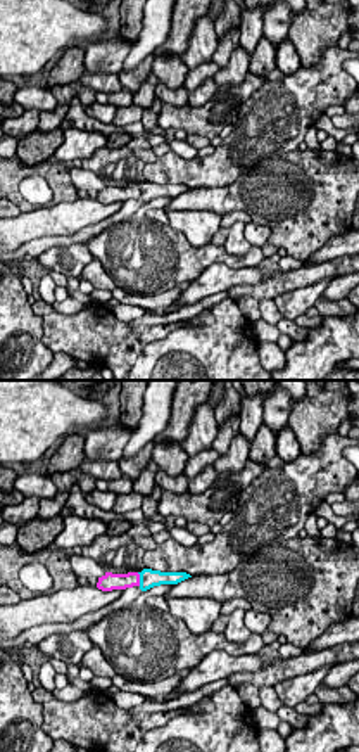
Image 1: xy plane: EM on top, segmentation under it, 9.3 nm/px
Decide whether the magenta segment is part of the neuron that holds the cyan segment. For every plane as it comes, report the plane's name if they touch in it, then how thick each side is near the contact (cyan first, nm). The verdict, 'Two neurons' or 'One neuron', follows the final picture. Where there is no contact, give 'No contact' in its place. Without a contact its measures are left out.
Touches cyan in xy. Thickness 170 nm (cyan) against 160 nm

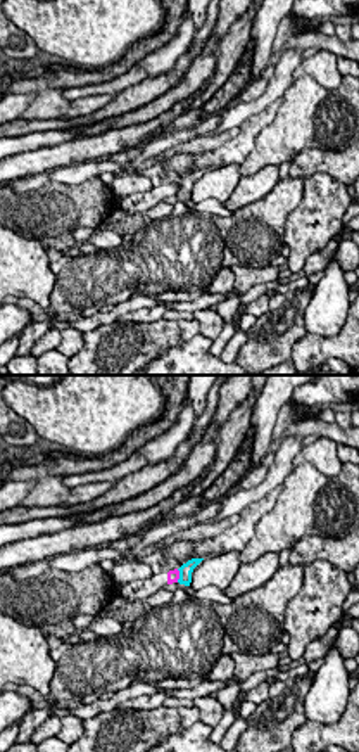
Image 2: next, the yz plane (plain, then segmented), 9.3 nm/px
Touches cyan in yz. Thickness 130 nm (cyan) against 120 nm

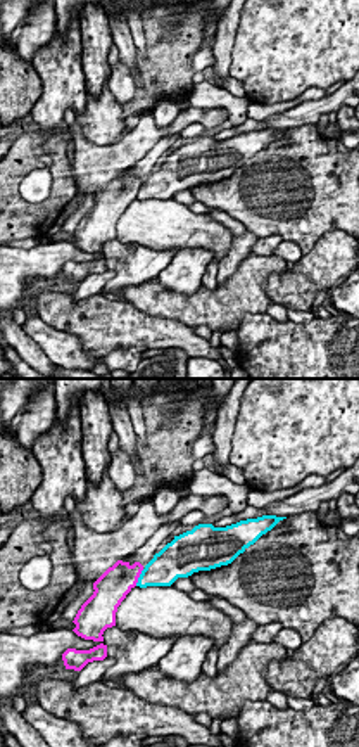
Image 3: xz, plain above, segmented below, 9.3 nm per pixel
Touches cyan in xz. Thickness 300 nm (cyan) against 300 nm

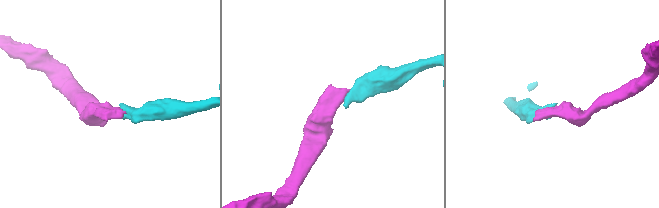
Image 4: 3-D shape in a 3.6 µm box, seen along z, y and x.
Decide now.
Two neurons

